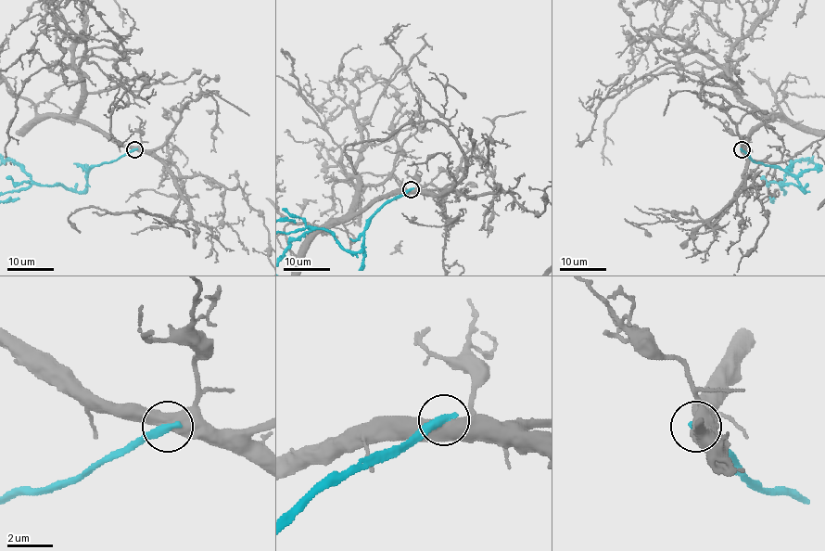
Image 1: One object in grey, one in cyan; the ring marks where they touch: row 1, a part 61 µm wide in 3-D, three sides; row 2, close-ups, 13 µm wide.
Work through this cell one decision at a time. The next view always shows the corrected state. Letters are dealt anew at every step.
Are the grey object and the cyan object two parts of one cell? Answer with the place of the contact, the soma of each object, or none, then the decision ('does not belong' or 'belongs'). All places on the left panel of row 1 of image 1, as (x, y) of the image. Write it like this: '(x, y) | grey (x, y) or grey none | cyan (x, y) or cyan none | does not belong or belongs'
(134, 149) | grey none | cyan none | does not belong

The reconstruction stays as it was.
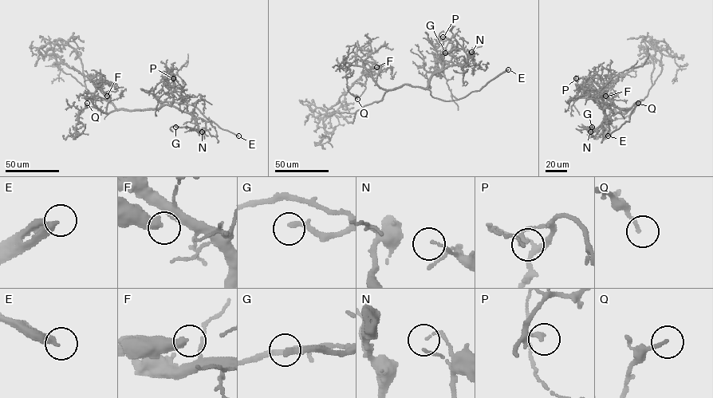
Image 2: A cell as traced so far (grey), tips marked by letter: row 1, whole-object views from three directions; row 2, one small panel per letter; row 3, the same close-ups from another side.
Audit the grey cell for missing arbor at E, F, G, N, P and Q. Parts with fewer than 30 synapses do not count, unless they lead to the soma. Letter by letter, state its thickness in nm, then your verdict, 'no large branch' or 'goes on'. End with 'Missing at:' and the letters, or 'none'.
E: 320 nm thick; goes on
F: 400 nm thick; no large branch
G: 280 nm thick; goes on
N: 80 nm thick; no large branch
P: 200 nm thick; no large branch
Q: 150 nm thick; no large branch
Missing at: E, G

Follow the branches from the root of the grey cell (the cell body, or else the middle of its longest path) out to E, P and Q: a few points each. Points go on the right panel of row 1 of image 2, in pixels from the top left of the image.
E: (639, 103), (623, 110), (636, 101), (640, 102), (632, 111), (629, 120), (608, 135)
P: (639, 103), (626, 110), (616, 108), (585, 92), (576, 78)
Q: (639, 103), (624, 113), (605, 107), (606, 120), (610, 122), (629, 116), (638, 103)

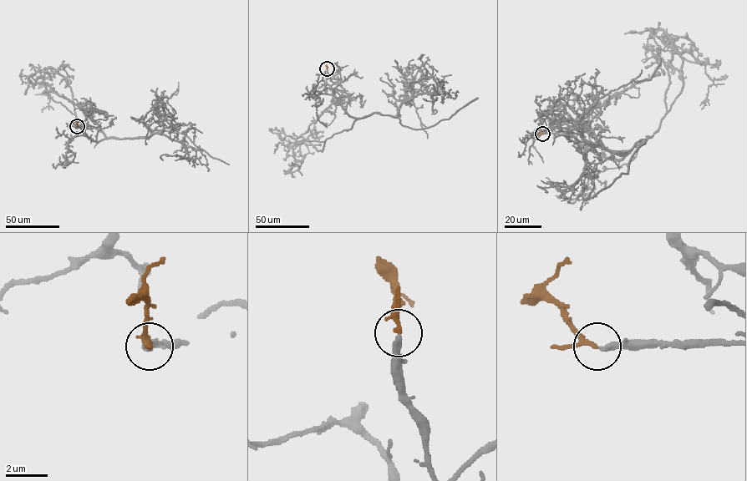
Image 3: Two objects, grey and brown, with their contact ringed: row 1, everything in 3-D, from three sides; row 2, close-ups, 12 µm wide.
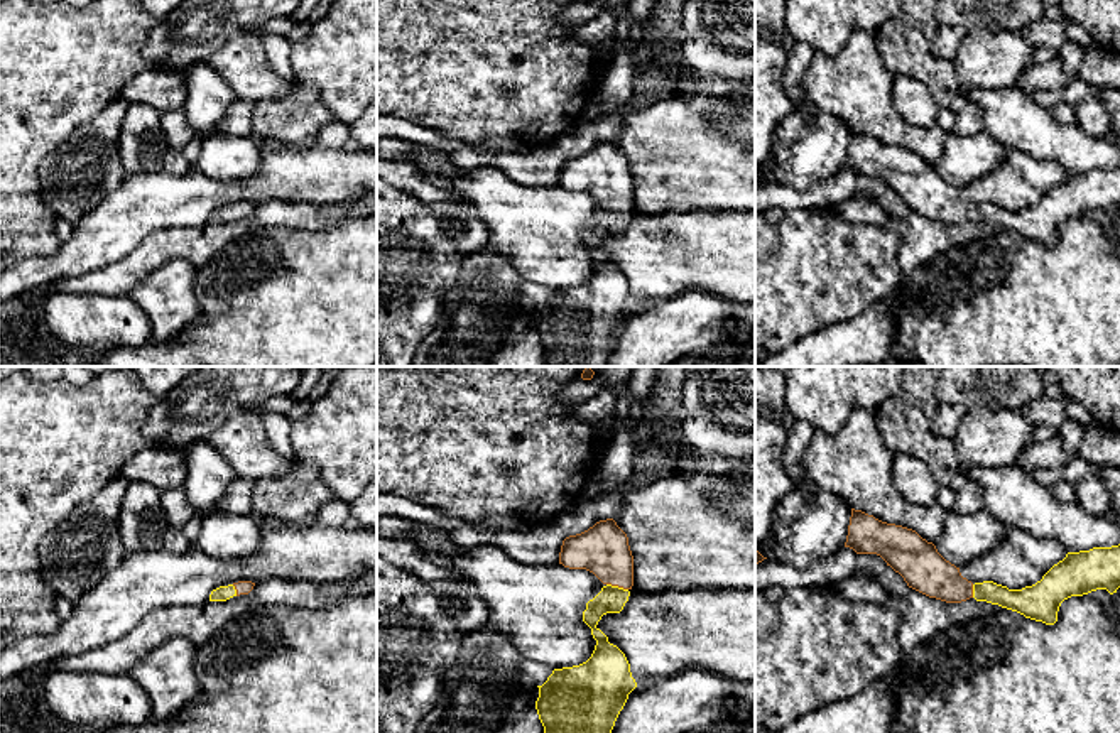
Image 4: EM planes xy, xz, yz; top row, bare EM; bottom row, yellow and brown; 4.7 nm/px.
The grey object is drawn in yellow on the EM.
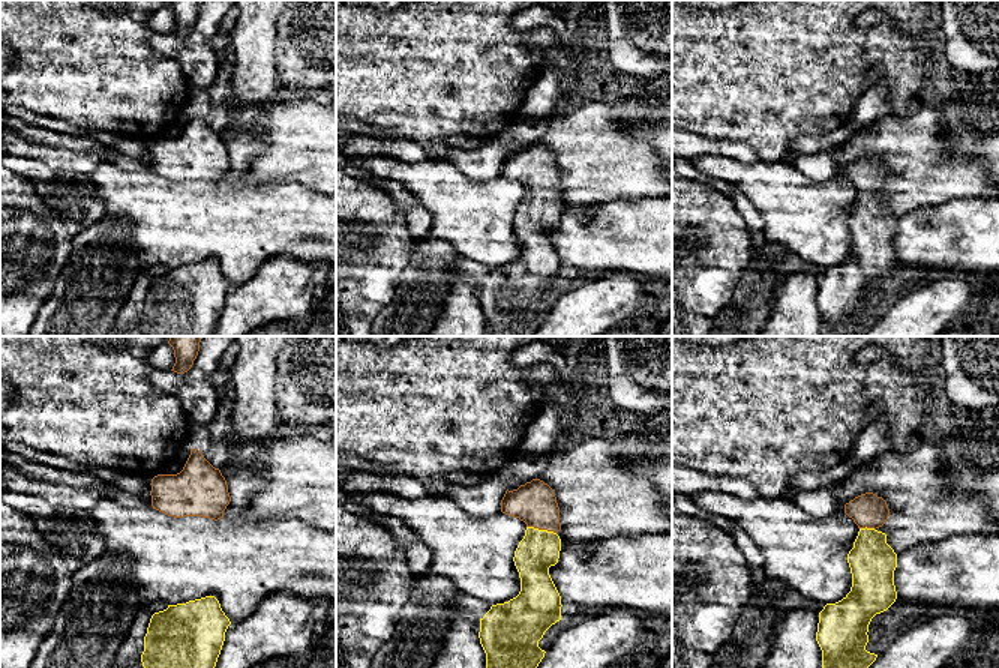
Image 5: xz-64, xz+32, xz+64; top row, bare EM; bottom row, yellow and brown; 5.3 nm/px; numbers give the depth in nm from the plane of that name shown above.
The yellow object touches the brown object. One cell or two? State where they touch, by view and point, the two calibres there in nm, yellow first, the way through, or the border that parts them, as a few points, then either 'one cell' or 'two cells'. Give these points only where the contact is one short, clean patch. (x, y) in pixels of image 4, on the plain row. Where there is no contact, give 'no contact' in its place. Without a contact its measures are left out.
meets yellow in xz at (617, 208); 130 nm thick on the yellow side, 240 nm on the other; runs through xz (612, 220), (617, 208), (617, 193), (603, 171); one cell

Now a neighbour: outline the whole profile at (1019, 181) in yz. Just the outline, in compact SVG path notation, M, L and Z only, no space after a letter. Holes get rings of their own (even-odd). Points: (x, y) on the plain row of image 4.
M1009 149L1007 157L990 172L975 179L960 194L968 203L993 203L1009 211L1022 211L1066 179L1066 171L1054 160L1037 160L1017 149Z

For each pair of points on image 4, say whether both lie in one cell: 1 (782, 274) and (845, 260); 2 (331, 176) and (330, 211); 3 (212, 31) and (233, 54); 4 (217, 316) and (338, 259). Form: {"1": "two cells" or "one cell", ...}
{"1": "one cell", "2": "two cells", "3": "two cells", "4": "one cell"}

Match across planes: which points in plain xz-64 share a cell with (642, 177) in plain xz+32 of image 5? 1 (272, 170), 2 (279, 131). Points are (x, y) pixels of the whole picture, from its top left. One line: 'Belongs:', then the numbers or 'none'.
Belongs: 1, 2

